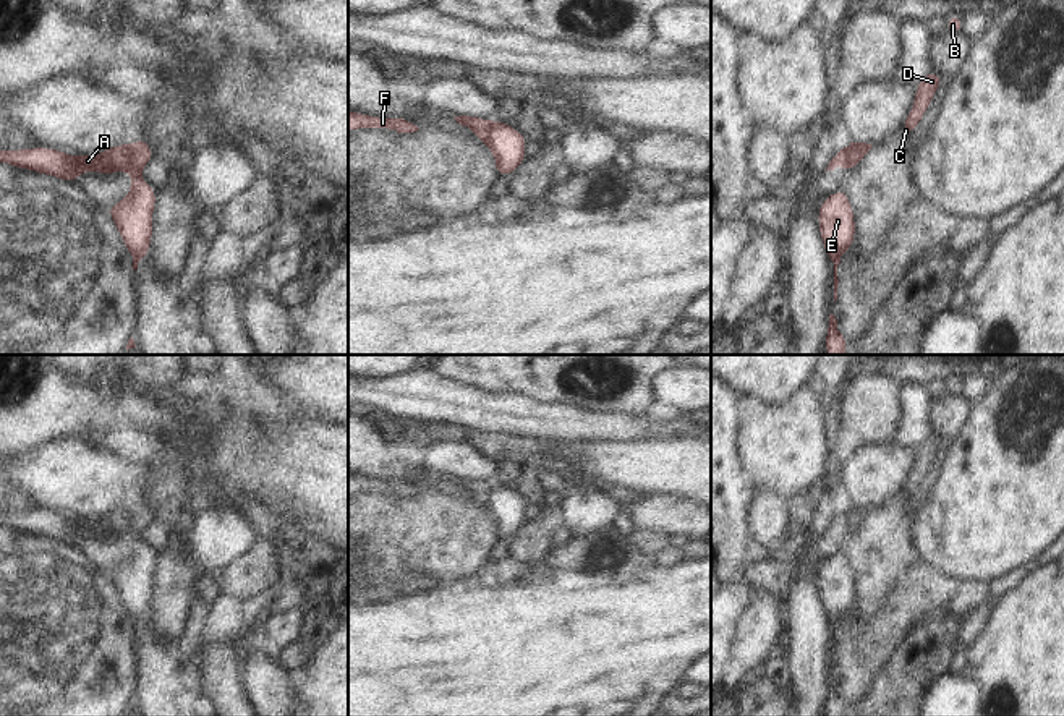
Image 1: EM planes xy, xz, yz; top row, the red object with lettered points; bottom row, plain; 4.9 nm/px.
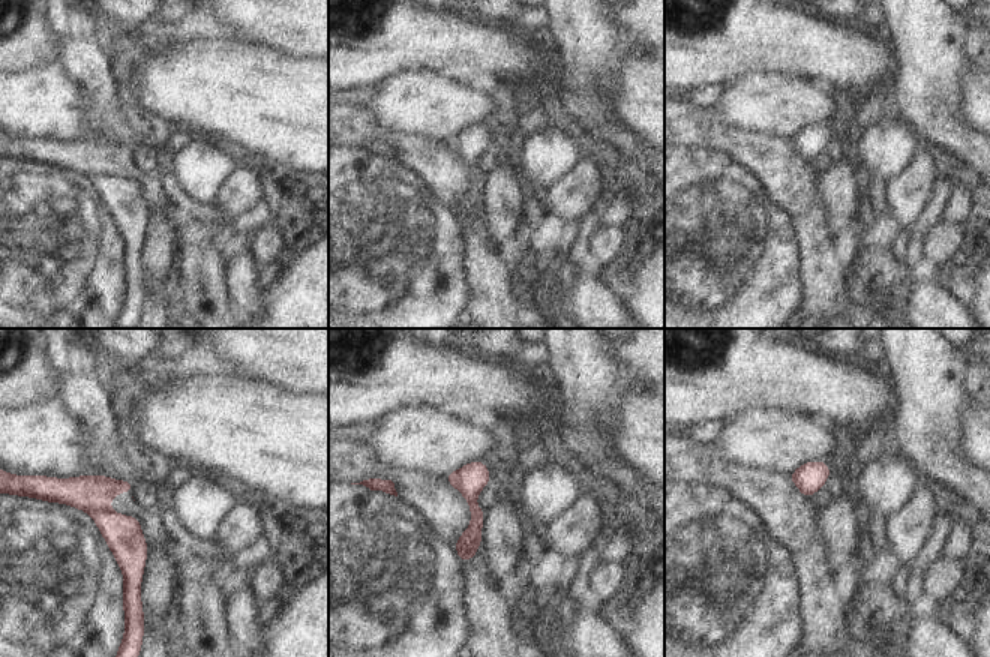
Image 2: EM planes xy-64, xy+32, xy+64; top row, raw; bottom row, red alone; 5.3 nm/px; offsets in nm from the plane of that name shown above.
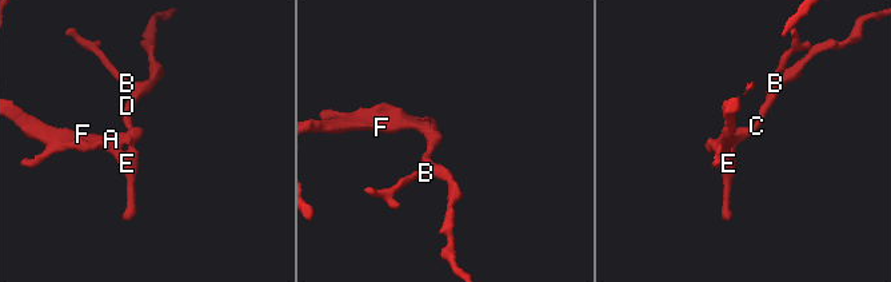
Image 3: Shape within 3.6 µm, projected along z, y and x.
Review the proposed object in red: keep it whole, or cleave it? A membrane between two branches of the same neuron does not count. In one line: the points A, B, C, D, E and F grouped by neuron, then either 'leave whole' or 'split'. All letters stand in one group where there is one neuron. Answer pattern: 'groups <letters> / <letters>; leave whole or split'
groups A F / B C D E; split

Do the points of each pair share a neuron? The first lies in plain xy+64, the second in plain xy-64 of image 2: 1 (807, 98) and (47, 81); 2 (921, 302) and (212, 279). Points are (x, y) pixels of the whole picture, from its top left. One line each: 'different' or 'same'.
1: same
2: different

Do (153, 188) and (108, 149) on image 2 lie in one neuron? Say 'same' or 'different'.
same

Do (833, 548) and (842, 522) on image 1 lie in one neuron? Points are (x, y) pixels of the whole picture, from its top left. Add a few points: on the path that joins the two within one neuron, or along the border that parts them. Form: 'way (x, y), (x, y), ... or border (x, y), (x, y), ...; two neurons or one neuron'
way (834, 541), (839, 528); one neuron

